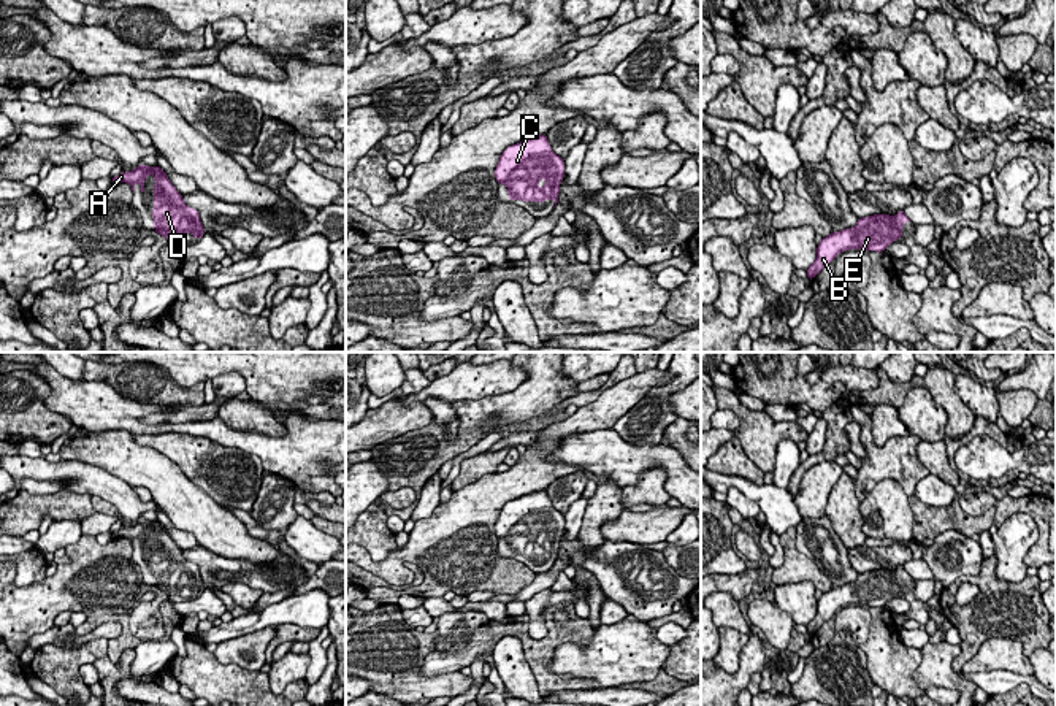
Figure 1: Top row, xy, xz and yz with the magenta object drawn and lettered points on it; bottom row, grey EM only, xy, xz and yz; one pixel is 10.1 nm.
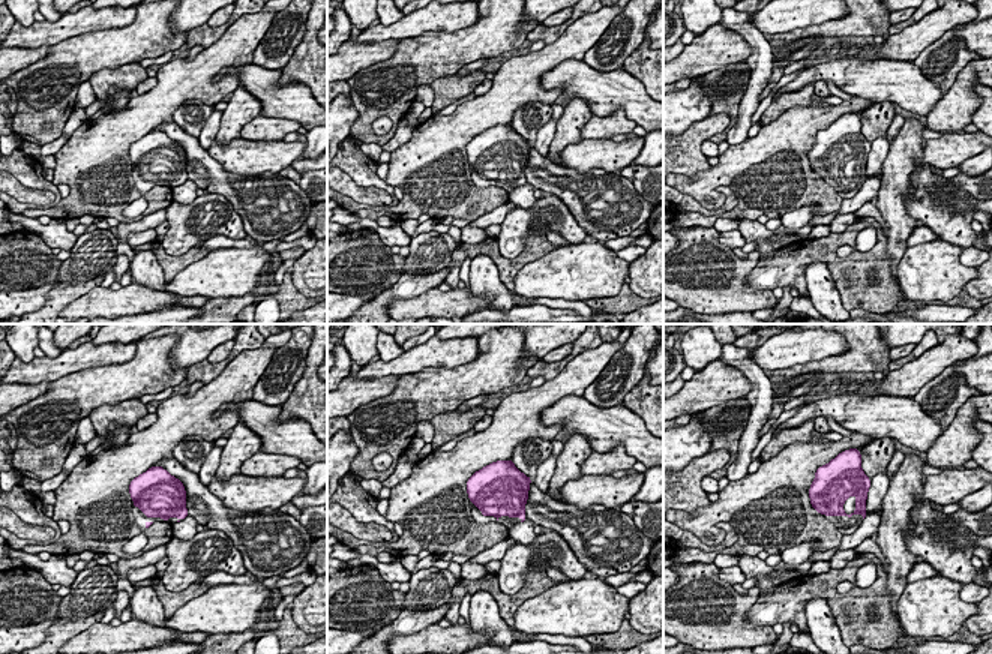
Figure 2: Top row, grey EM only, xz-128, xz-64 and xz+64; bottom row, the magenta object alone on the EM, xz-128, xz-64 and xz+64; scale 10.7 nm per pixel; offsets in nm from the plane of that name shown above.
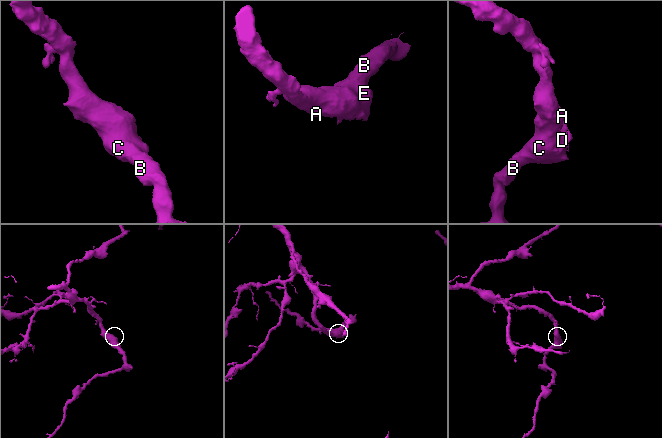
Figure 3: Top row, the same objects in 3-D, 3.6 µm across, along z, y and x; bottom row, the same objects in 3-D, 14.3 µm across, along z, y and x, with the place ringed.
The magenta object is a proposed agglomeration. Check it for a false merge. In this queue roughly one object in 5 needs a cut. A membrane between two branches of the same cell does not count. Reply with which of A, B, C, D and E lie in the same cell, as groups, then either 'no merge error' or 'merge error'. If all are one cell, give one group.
groups A B C D E; no merge error

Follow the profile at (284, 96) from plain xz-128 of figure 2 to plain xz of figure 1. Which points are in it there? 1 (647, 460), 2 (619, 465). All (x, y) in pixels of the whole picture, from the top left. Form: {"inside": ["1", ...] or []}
{"inside": ["1", "2"]}

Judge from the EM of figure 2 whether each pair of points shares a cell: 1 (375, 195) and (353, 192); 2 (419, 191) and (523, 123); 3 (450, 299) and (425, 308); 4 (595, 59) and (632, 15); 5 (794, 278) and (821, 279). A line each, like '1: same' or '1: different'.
1: same
2: different
3: same
4: same
5: different

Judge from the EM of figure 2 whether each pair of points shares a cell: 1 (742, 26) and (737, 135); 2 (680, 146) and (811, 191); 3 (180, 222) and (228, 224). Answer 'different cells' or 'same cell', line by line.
1: same cell
2: different cells
3: same cell

